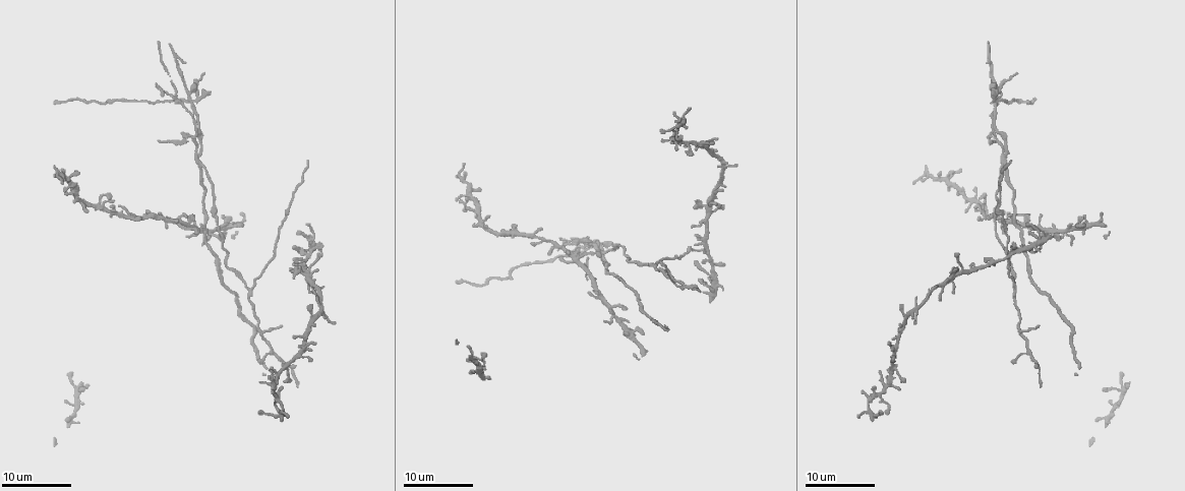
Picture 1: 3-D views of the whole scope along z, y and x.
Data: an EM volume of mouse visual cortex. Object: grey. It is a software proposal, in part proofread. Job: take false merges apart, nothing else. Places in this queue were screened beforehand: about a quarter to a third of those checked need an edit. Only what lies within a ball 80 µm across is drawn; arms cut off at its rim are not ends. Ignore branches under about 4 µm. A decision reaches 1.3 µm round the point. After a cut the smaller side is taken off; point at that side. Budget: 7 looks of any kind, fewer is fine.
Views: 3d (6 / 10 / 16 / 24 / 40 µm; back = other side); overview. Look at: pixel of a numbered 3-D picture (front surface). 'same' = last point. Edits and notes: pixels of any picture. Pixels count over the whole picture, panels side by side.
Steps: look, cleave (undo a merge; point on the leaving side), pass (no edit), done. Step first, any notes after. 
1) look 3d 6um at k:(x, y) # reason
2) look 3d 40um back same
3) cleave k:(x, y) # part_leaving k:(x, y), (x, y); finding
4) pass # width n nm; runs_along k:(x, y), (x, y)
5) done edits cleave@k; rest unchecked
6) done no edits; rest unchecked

look 3d 16um at 1:(867, 407) # a narrow waist

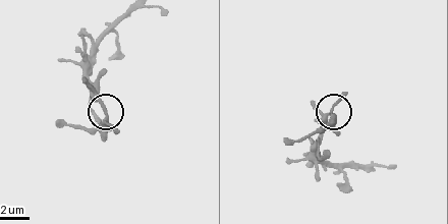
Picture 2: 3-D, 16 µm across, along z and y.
look 3d 16um back at 2:(102, 109)

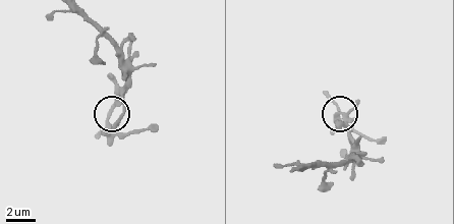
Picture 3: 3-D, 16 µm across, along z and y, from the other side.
pass # arms 3; runs_along 3:(86, 19), (116, 52), (126, 84), (108, 121), (108, 146); one cell here

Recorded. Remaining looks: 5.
look 3d 6um at 1:(711, 260) # looks like a crossing

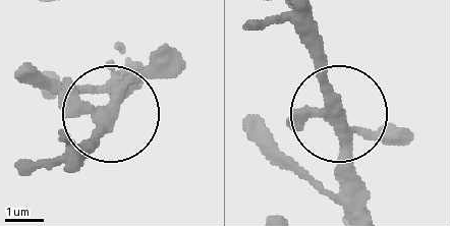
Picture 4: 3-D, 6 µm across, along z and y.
pass # side_arm 6 um; one cell here

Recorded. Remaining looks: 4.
look 3d 16um at 1:(929, 175) # thick turns thin

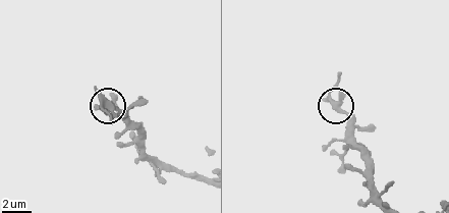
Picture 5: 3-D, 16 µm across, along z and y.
pass # one cell here

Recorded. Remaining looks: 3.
look 3d 6um at 1:(582, 245) # four-way junction

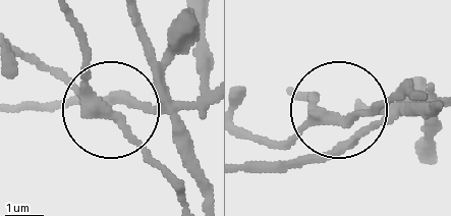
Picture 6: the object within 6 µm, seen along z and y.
look 3d 6um back at 6:(117, 112)

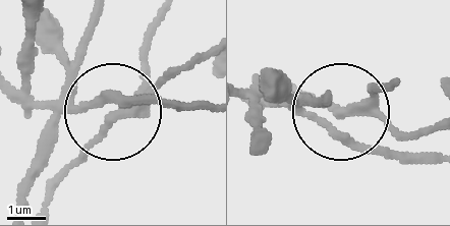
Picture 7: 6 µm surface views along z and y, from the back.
cleave 7:(168, 72) # arms 4; part_leaving 7:(135, 109), (210, 57); a second cell is stuck on

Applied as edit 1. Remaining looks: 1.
done edits cleave@7; rest unchecked

